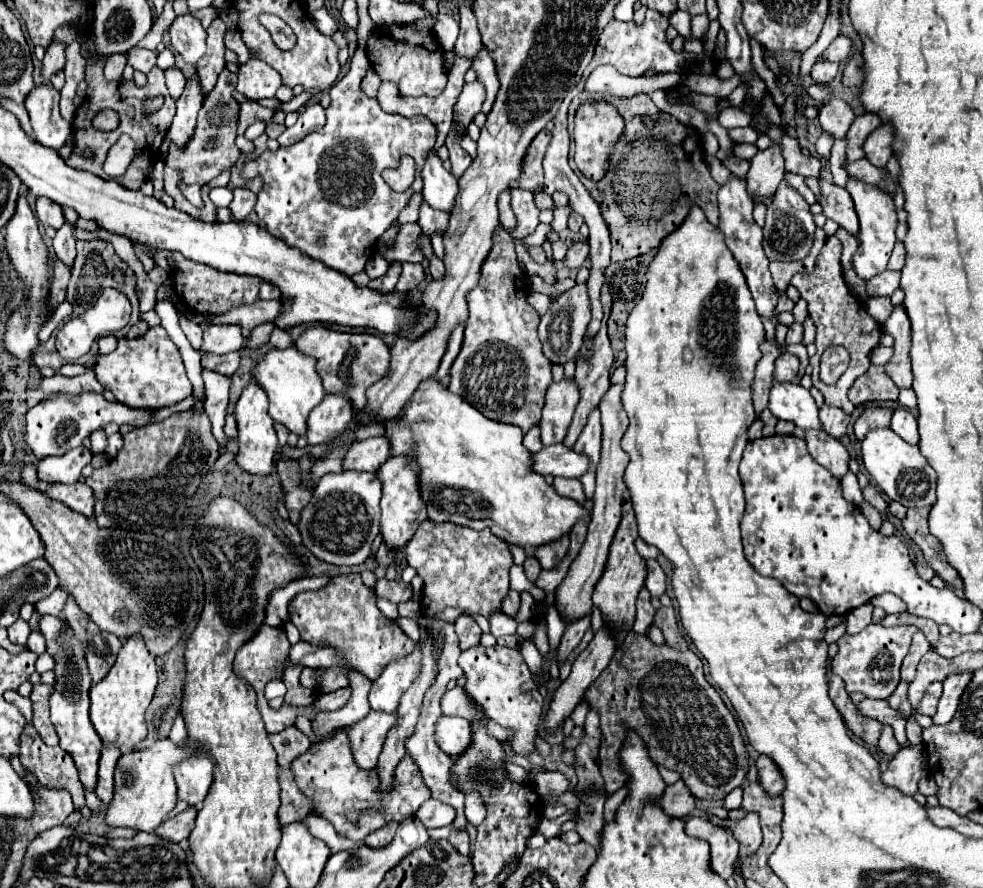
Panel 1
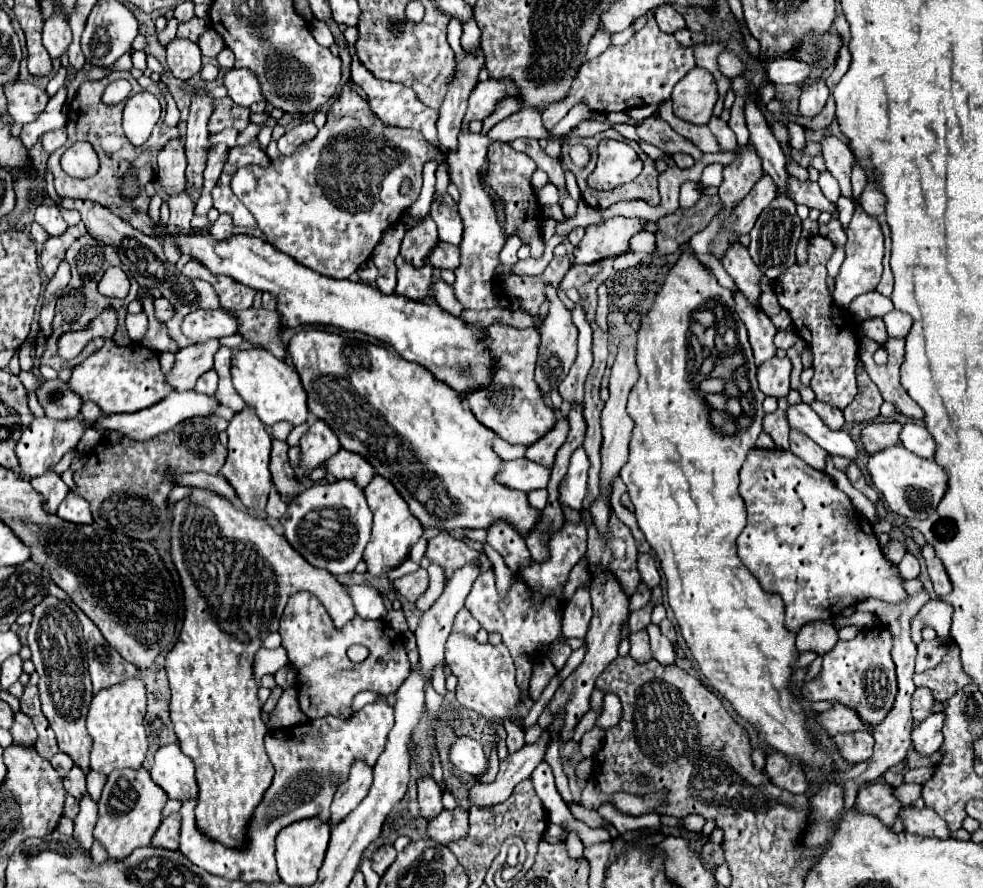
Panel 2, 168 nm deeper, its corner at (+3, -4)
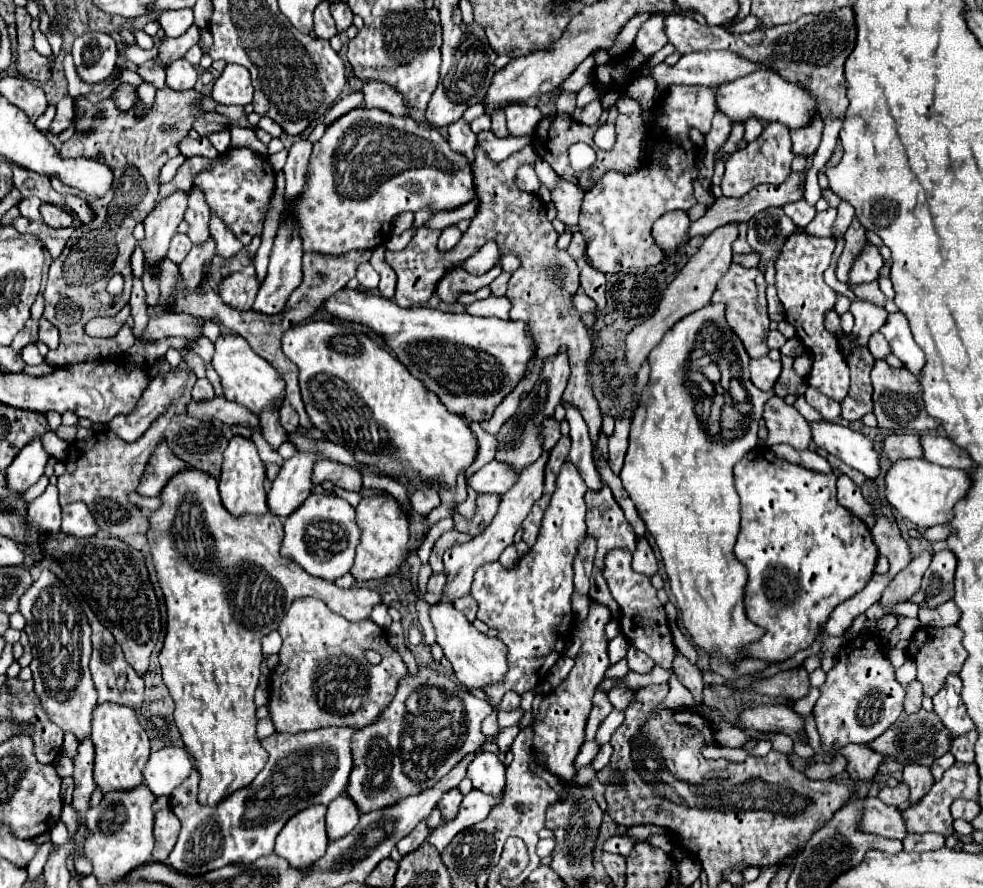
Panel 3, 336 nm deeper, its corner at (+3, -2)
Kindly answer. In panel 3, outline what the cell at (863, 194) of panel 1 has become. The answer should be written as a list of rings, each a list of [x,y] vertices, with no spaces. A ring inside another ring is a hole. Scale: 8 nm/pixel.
[[[865,242],[861,254],[855,256],[855,260],[851,264],[847,286],[859,286],[861,282],[873,282],[879,276],[881,266],[883,266],[883,258],[881,258],[877,246],[871,242]]]

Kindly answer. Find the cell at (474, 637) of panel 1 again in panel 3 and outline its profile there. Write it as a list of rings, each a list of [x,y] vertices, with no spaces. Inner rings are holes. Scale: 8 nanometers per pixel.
[[[465,596],[465,598],[459,598],[459,600],[455,600],[455,602],[453,602],[453,606],[455,606],[459,612],[463,612],[463,614],[467,616],[467,620],[469,620],[469,622],[473,622],[473,620],[475,620],[477,602],[475,602],[471,596]]]

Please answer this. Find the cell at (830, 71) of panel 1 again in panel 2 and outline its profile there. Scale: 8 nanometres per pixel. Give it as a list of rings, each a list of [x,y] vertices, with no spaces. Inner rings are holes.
[[[819,80],[815,86],[805,88],[799,98],[799,116],[815,118],[823,110],[827,98],[829,98],[829,88],[825,86],[825,80]]]

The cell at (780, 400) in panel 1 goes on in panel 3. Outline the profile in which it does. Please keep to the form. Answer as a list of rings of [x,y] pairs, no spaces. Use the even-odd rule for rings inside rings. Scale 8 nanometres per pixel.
[[[827,420],[811,422],[811,432],[817,448],[823,448],[829,454],[841,458],[847,466],[859,470],[867,478],[875,478],[879,474],[877,452],[873,450],[871,440],[861,432],[853,432],[847,426],[839,426]]]

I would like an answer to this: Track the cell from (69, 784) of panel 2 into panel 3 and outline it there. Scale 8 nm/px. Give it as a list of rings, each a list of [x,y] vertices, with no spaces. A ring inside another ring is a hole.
[[[65,732],[65,742],[63,742],[63,754],[67,756],[67,758],[75,758],[77,756],[77,746],[79,746],[79,742],[77,742],[77,738],[71,734],[71,732]]]

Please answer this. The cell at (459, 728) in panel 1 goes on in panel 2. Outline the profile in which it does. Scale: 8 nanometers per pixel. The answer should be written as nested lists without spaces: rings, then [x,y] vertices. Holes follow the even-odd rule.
[[[467,736],[457,738],[451,746],[451,762],[465,774],[481,778],[489,770],[489,758],[483,752],[483,746]]]

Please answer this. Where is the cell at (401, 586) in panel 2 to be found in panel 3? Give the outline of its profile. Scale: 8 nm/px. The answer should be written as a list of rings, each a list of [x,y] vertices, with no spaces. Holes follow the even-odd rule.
[[[433,572],[427,580],[427,592],[429,594],[441,594],[443,586],[445,586],[445,572],[441,572],[441,574]]]

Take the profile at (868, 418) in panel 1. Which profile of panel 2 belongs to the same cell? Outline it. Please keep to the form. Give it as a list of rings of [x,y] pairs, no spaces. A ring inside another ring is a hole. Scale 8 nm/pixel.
[[[873,422],[861,434],[863,446],[869,454],[881,452],[883,448],[889,448],[901,442],[899,432],[901,432],[901,424],[897,422]]]

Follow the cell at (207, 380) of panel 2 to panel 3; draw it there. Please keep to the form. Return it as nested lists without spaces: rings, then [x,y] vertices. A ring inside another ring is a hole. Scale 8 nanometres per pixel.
[[[199,378],[193,386],[193,398],[195,400],[201,400],[201,398],[213,398],[215,390],[213,390],[213,384],[207,380],[207,378]]]

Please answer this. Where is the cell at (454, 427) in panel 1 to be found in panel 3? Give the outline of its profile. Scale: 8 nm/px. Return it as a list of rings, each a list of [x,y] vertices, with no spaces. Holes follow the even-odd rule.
[[[327,320],[307,322],[283,334],[283,352],[299,368],[301,396],[311,422],[327,440],[347,448],[363,466],[375,468],[389,478],[437,478],[441,488],[455,490],[459,472],[465,472],[477,460],[479,446],[469,422],[449,412],[433,392],[425,390],[395,356],[377,346],[367,334]]]

